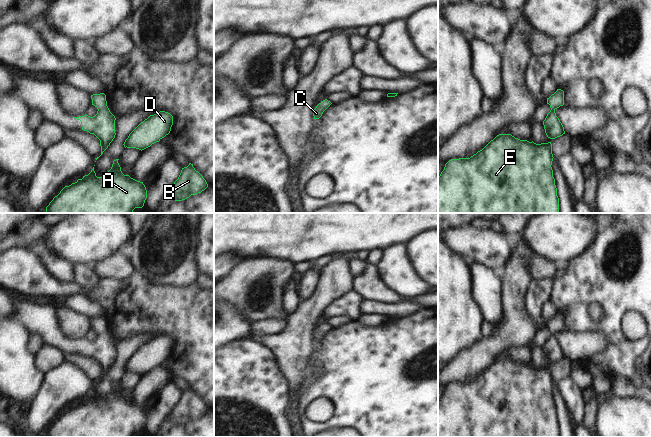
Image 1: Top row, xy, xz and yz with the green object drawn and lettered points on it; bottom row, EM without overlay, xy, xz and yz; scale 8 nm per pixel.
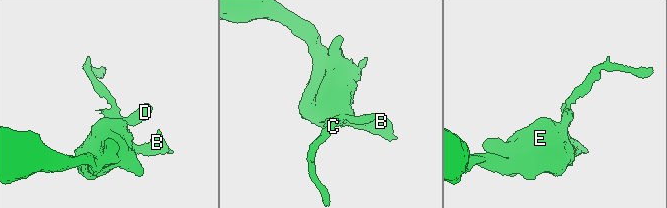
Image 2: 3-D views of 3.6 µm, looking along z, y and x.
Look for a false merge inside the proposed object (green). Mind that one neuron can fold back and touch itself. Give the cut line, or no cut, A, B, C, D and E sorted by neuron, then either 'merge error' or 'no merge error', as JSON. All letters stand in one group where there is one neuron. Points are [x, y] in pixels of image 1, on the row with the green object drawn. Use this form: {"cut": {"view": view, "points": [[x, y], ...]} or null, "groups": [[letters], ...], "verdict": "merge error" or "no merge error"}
{"cut": null, "groups": [["A", "B", "C", "D", "E"]], "verdict": "no merge error"}

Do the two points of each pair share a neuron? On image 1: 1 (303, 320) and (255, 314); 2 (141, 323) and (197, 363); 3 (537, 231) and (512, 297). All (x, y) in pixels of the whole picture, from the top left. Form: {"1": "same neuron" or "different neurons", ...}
{"1": "different neurons", "2": "same neuron", "3": "different neurons"}

